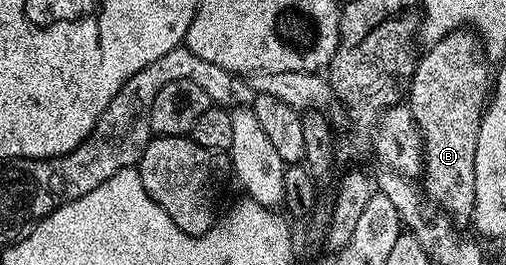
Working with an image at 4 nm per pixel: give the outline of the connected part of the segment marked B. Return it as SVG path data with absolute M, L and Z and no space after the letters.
M471 29L450 31L426 50L424 55L422 52L418 56L411 88L405 92L406 106L410 107L419 136L423 139L422 191L456 224L467 225L471 222L475 200L473 161L477 157L477 129L483 120L483 108L489 98L489 60L482 39Z

